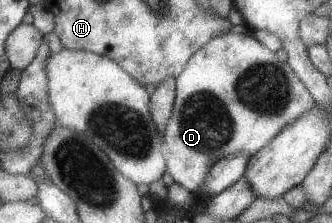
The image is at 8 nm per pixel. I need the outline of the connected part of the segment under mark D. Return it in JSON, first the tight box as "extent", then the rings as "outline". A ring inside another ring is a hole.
{"extent":[163,32,316,195],"outline":[[[228,32],[215,36],[190,57],[184,72],[175,78],[173,111],[170,122],[168,122],[166,130],[163,132],[167,171],[171,174],[174,181],[181,184],[184,188],[187,188],[188,191],[196,195],[202,195],[202,181],[206,178],[208,171],[217,160],[220,160],[222,157],[238,155],[239,153],[244,153],[248,157],[254,156],[256,152],[260,151],[263,146],[266,146],[266,144],[276,137],[286,125],[292,124],[298,117],[308,113],[315,105],[316,101],[314,97],[310,94],[306,85],[300,80],[300,77],[294,72],[294,69],[287,62],[278,61],[276,52],[270,50],[265,44],[260,43],[253,34]]]}

